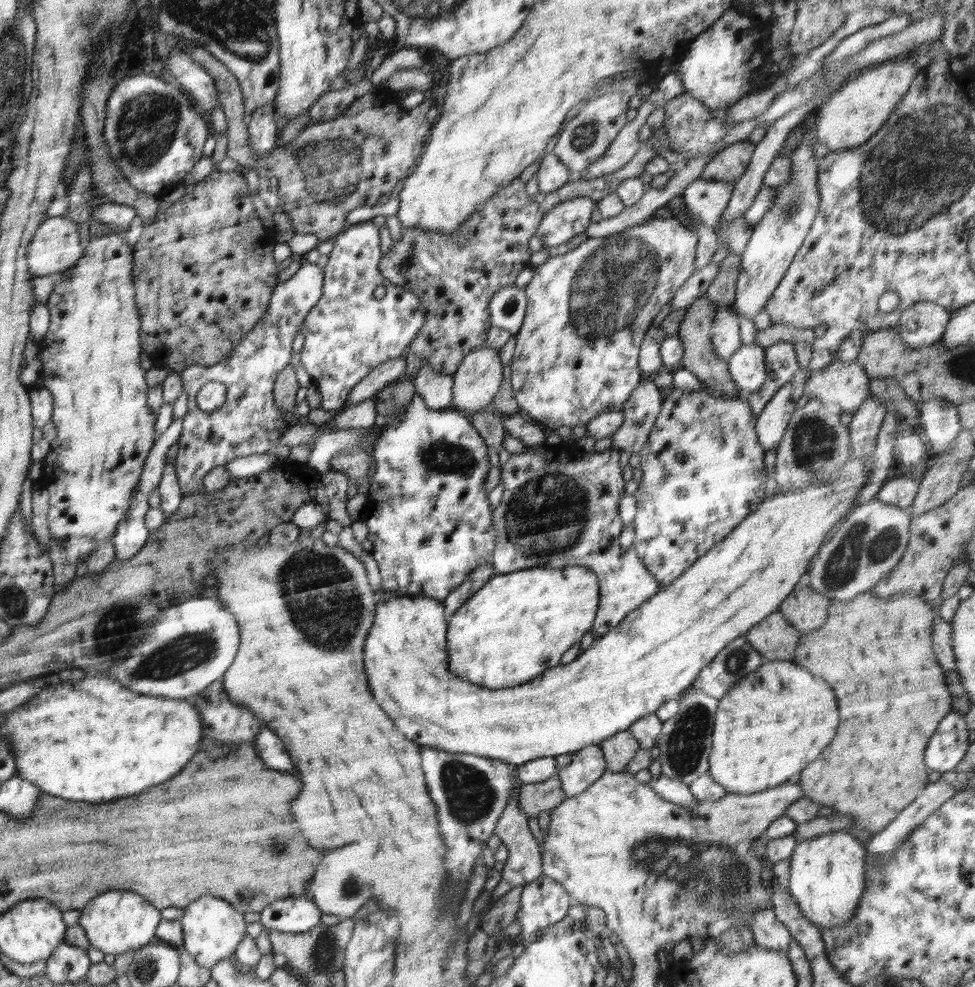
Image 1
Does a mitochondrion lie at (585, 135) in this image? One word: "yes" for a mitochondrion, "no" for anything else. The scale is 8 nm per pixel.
yes

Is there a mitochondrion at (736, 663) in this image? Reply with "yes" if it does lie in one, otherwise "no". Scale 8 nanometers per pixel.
yes

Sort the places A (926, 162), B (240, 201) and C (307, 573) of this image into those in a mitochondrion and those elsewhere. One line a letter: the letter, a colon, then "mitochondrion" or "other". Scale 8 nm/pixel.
A: mitochondrion
B: other
C: mitochondrion

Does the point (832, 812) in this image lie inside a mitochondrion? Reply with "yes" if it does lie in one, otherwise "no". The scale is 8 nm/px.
no

